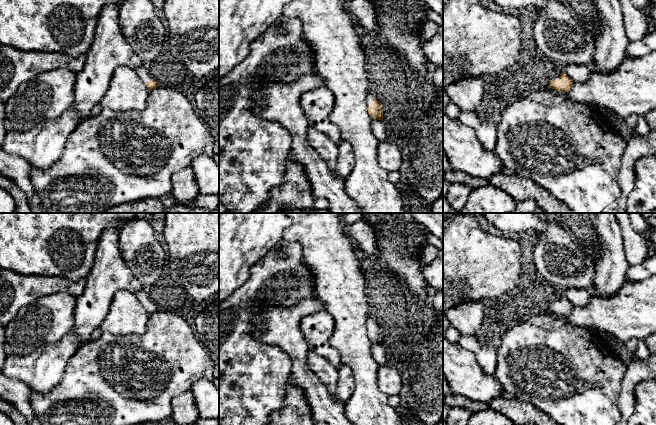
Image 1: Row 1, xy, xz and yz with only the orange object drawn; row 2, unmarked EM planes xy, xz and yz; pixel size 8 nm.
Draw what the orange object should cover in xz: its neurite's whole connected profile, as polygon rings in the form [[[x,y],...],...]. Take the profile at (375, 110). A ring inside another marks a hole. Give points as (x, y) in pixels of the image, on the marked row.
[[[371,94],[366,97],[367,111],[372,119],[383,121],[383,108],[381,103]]]

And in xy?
[[[146,65],[138,67],[134,70],[137,75],[141,78],[141,80],[145,83],[149,91],[159,86],[158,83],[150,76]]]

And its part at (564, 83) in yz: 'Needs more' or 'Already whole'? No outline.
Needs more

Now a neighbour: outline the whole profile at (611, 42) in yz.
[[[597,0],[595,3],[597,34],[596,53],[592,69],[611,73],[617,70],[626,59],[629,44],[624,28],[624,18],[620,0]]]

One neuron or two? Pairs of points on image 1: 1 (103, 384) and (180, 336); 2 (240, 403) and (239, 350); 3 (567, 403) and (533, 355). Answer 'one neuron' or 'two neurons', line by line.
1: one neuron
2: one neuron
3: one neuron

